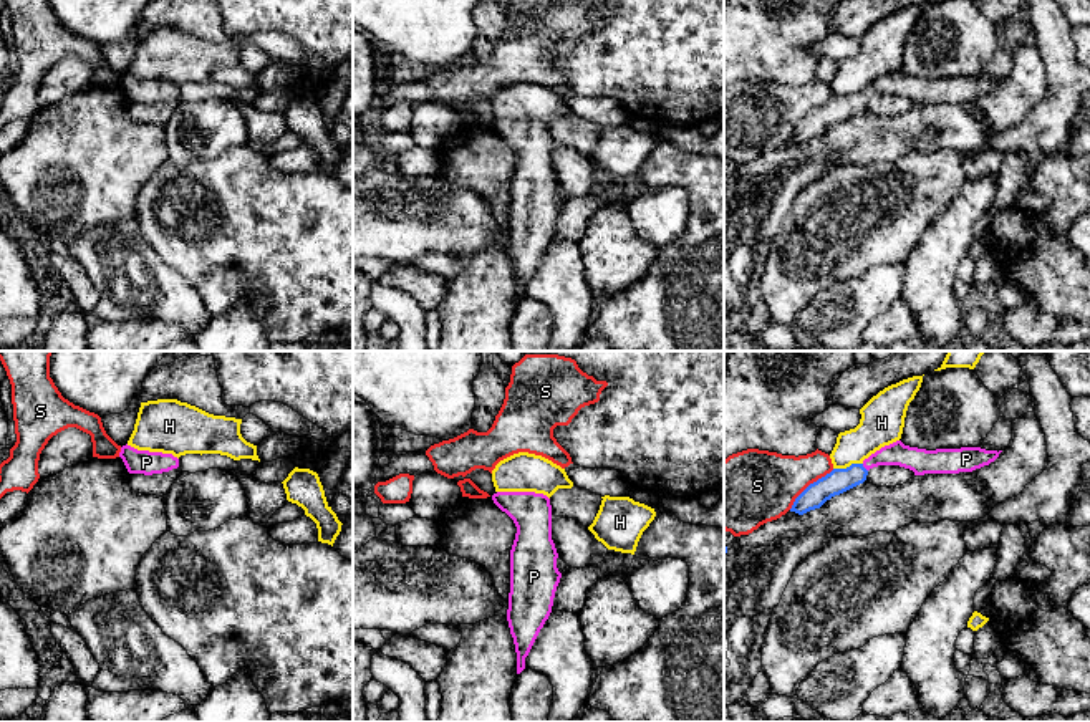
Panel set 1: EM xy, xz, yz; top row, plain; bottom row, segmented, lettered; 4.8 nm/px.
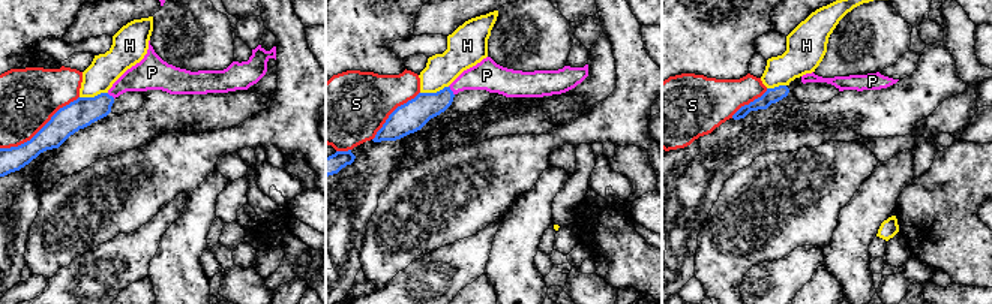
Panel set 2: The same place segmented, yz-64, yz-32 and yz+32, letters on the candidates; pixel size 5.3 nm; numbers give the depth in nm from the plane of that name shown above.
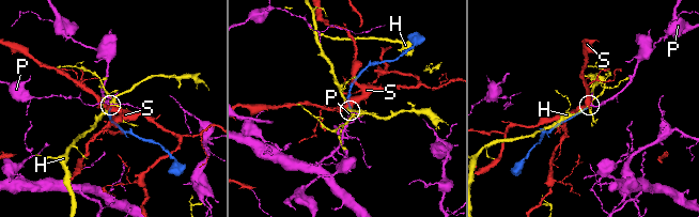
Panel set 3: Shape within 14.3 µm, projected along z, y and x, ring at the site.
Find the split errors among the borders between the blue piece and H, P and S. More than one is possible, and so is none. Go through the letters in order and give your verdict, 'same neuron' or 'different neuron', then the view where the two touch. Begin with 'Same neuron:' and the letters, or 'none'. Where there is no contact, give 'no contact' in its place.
Same neuron: P
H: different neuron; meets blue in yz
P: same neuron; meets blue in yz
S: different neuron; meets blue in yz

